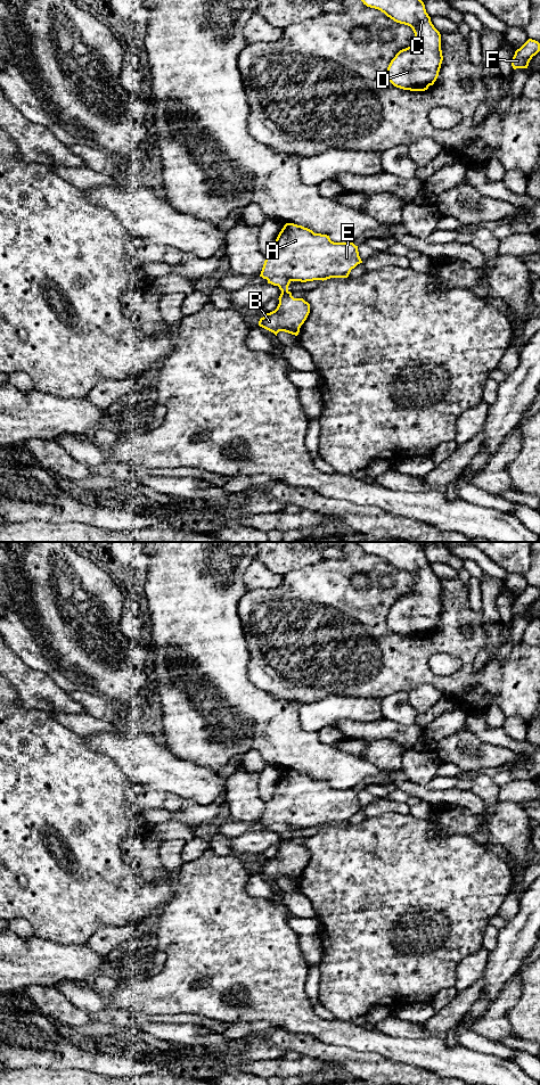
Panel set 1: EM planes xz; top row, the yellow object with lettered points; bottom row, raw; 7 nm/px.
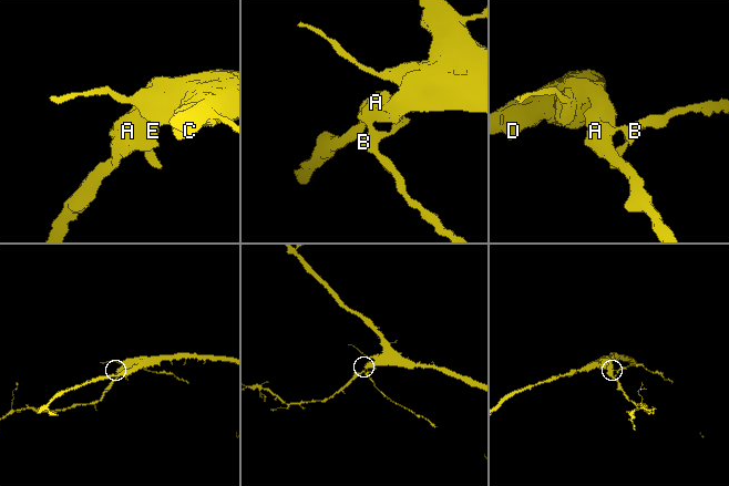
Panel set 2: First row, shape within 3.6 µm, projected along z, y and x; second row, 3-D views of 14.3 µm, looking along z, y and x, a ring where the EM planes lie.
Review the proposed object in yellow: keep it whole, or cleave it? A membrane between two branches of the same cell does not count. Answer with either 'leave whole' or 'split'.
split

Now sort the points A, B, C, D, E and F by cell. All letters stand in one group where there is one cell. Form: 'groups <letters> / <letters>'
groups A C D E F / B

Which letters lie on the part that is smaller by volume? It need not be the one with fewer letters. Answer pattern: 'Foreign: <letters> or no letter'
Foreign: B

